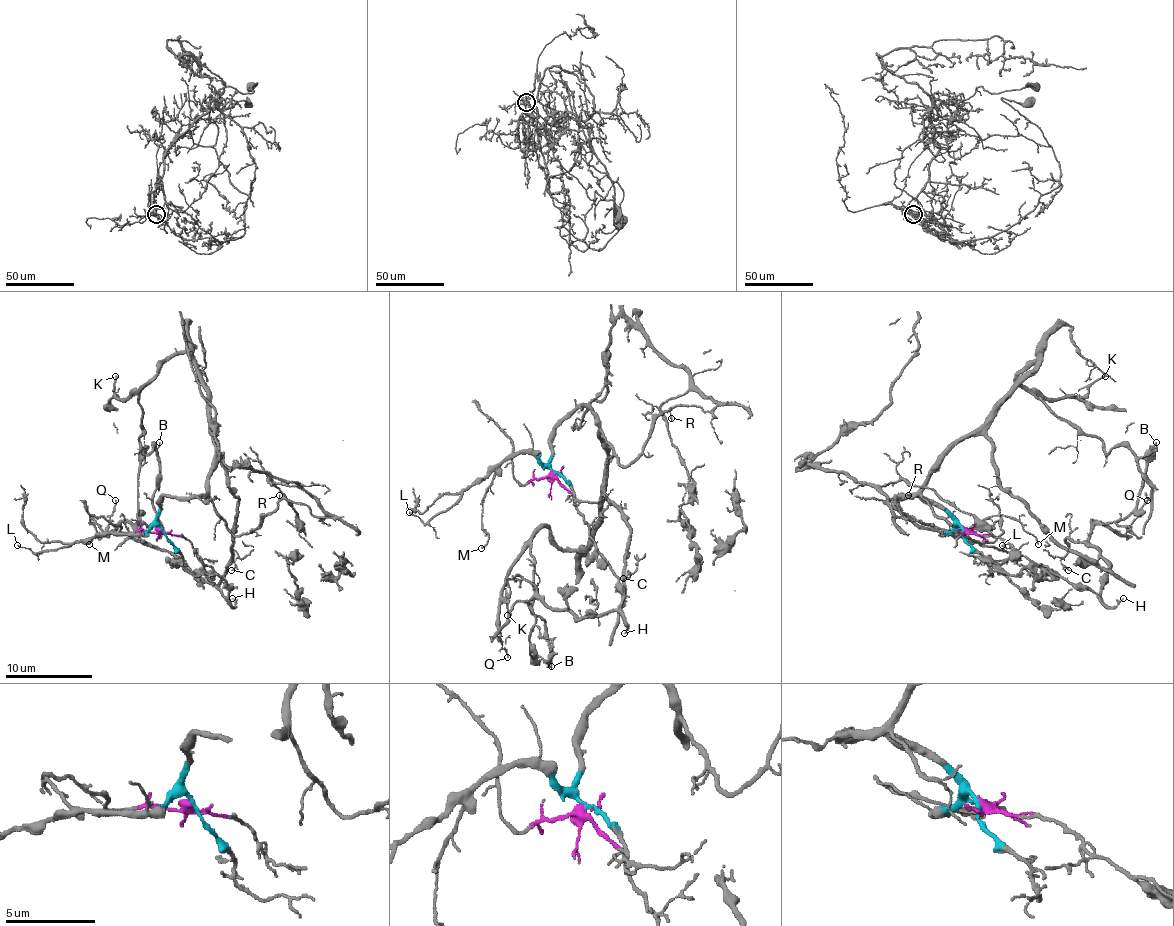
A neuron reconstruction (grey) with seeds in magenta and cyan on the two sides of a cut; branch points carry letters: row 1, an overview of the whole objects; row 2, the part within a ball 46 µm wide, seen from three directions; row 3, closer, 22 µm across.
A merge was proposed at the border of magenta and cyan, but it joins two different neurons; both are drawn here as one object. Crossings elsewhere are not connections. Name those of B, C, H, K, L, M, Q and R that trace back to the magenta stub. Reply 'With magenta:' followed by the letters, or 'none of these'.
With magenta: H, Q

